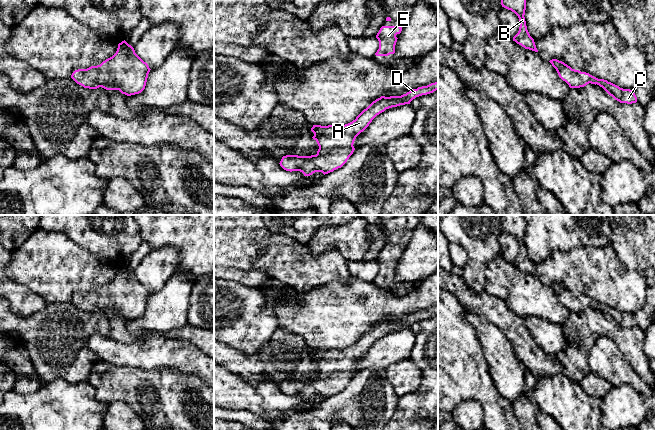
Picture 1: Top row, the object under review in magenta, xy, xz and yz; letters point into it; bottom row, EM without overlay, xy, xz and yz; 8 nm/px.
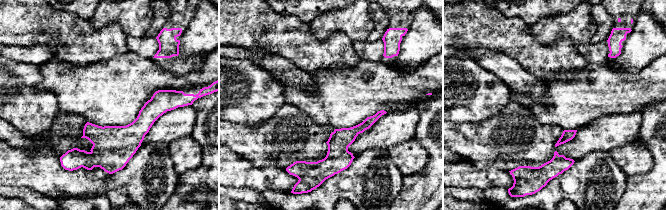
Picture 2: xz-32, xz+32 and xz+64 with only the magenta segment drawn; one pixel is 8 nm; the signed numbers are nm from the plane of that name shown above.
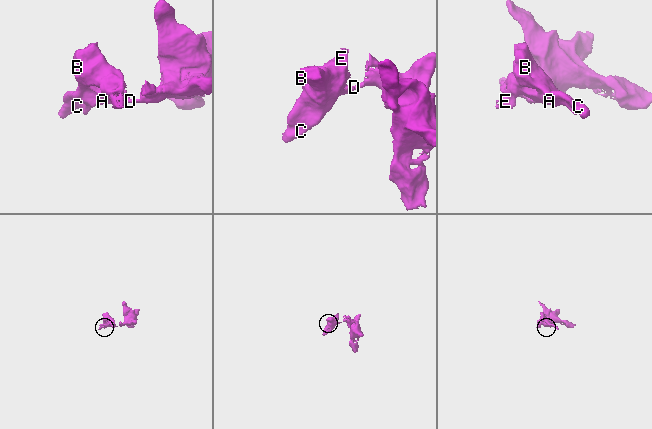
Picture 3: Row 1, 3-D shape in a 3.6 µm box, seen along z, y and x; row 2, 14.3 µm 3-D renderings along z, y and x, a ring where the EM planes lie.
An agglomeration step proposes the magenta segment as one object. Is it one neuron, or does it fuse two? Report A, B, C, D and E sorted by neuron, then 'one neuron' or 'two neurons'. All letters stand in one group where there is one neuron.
A B C D E; one neuron

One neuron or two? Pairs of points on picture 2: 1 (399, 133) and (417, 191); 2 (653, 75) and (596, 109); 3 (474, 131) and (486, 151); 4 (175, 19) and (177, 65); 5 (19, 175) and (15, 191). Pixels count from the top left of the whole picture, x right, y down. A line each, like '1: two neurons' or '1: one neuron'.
1: two neurons
2: one neuron
3: one neuron
4: one neuron
5: two neurons

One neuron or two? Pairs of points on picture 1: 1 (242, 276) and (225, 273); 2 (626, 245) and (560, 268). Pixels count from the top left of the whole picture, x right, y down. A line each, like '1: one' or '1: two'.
1: one
2: two

